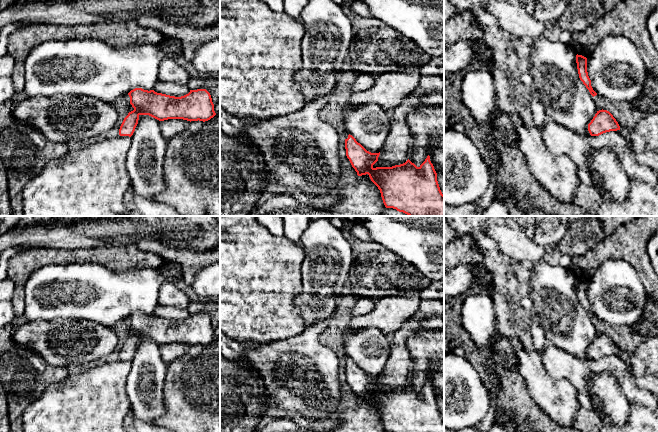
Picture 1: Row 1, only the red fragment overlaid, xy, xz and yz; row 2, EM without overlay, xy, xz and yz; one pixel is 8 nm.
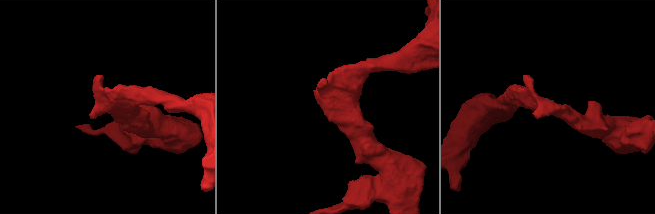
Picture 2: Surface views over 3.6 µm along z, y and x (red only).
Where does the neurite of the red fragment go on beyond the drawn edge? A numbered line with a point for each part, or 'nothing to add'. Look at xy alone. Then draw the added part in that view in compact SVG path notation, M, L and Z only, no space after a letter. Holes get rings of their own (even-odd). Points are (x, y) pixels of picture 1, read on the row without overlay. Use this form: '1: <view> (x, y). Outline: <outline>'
nothing to add

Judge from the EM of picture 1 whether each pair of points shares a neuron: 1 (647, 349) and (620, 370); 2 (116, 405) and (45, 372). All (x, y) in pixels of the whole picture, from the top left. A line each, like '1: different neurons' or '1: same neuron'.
1: different neurons
2: different neurons

